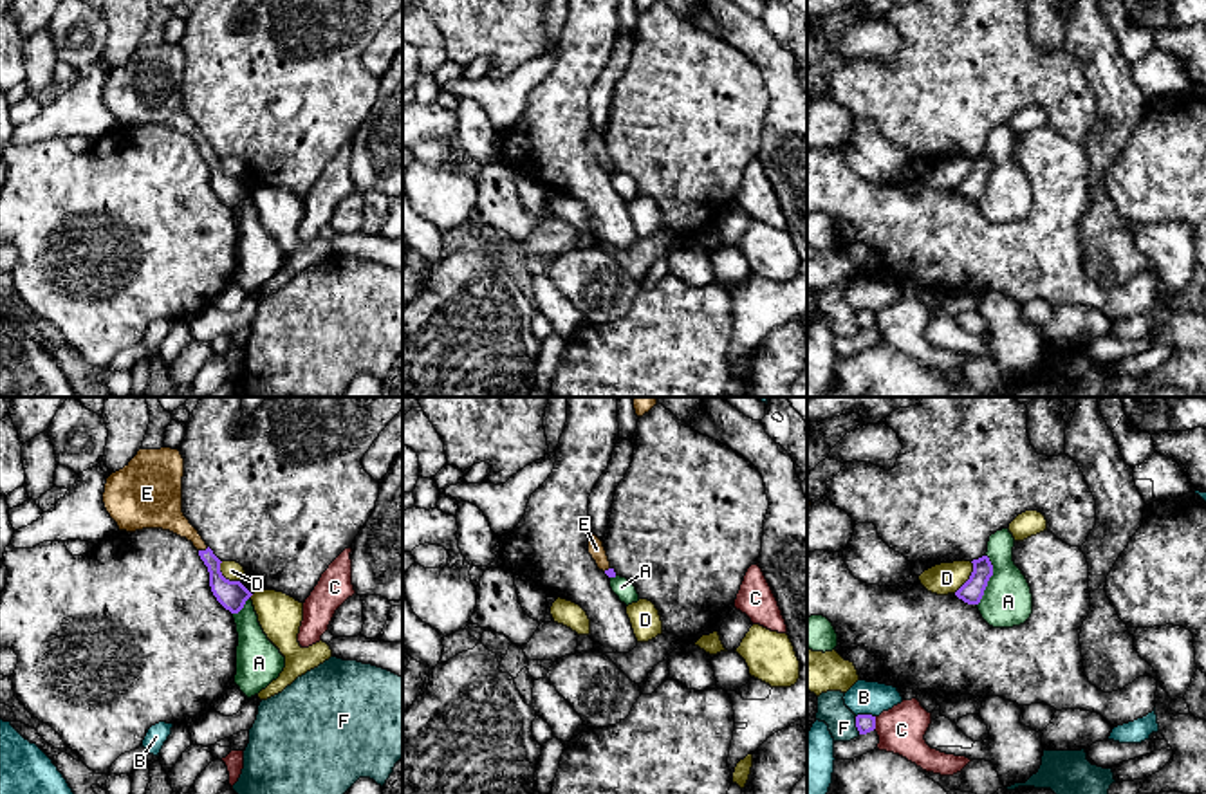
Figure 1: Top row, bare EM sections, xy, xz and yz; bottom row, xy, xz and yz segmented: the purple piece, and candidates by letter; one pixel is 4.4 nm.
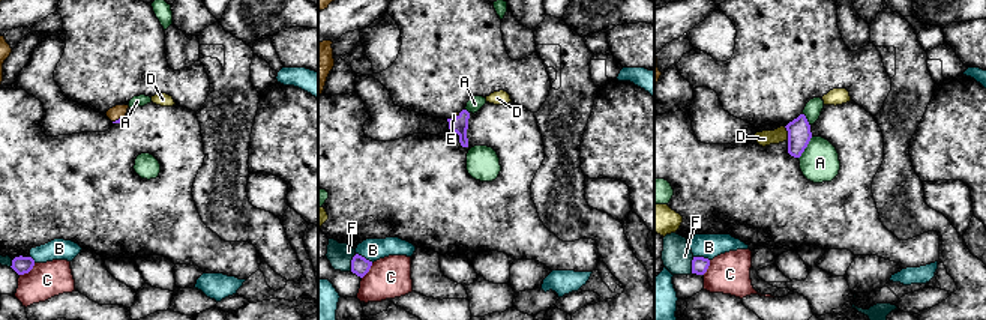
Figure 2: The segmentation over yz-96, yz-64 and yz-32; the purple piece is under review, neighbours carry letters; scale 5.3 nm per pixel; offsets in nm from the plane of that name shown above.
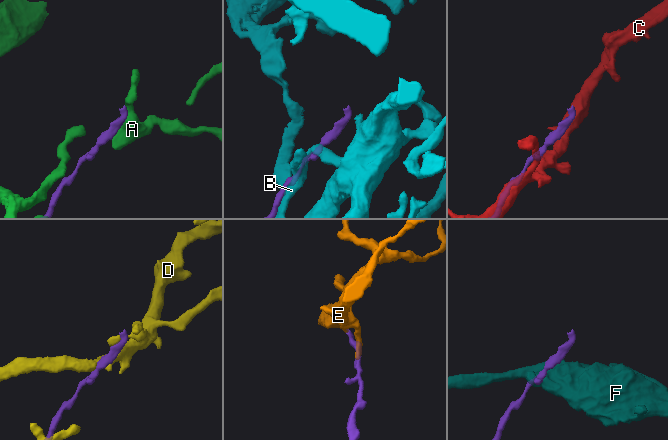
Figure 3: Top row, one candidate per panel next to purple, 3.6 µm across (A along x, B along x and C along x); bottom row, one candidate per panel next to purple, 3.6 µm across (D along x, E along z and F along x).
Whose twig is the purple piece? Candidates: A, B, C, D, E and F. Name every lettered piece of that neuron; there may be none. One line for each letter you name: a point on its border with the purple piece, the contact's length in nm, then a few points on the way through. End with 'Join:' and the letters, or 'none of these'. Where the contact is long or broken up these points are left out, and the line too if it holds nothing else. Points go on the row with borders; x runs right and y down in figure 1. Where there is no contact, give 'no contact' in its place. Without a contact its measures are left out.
E: xy (203, 551) | 50 nm | across xy (231, 594), (203, 551), (163, 511)
Join: E

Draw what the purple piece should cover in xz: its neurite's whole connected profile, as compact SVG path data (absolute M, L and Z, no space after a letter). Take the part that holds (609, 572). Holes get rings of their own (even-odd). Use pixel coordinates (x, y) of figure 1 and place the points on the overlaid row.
M596 534L589 536L589 554L592 556L599 570L603 570L608 577L616 577L616 572L610 567L603 541Z

